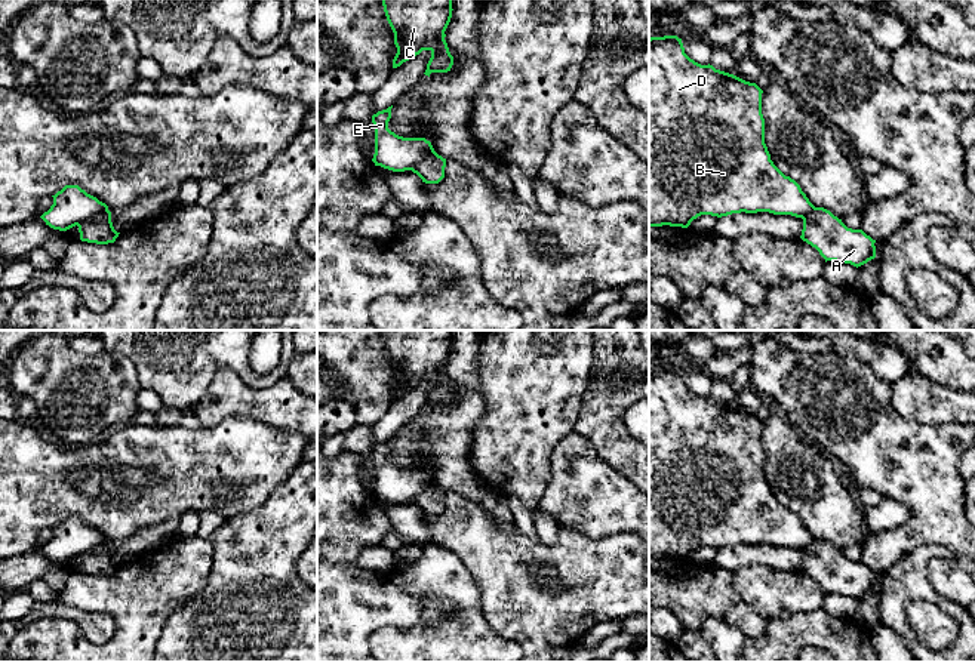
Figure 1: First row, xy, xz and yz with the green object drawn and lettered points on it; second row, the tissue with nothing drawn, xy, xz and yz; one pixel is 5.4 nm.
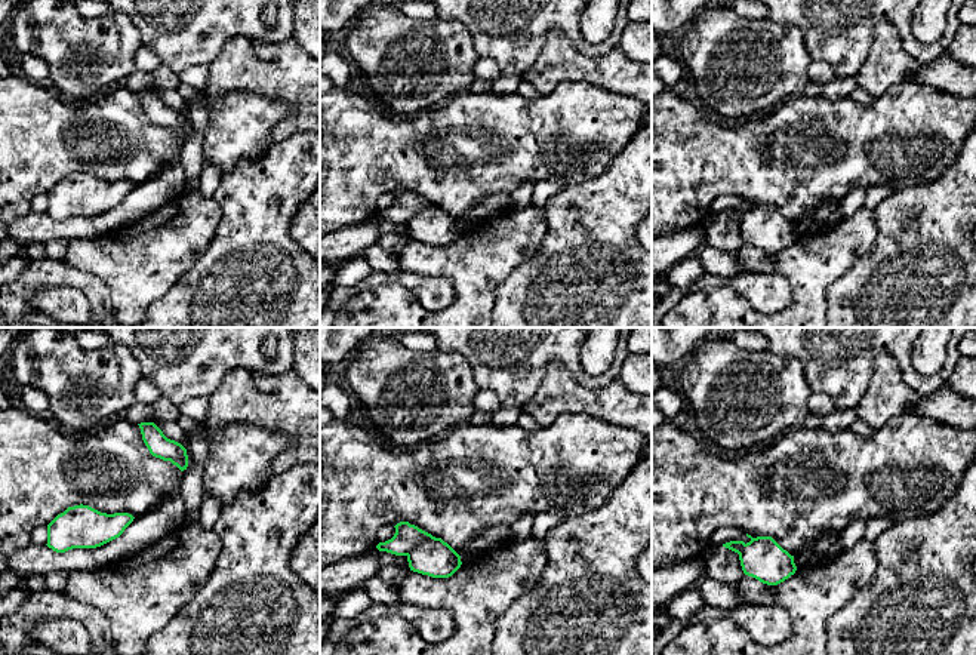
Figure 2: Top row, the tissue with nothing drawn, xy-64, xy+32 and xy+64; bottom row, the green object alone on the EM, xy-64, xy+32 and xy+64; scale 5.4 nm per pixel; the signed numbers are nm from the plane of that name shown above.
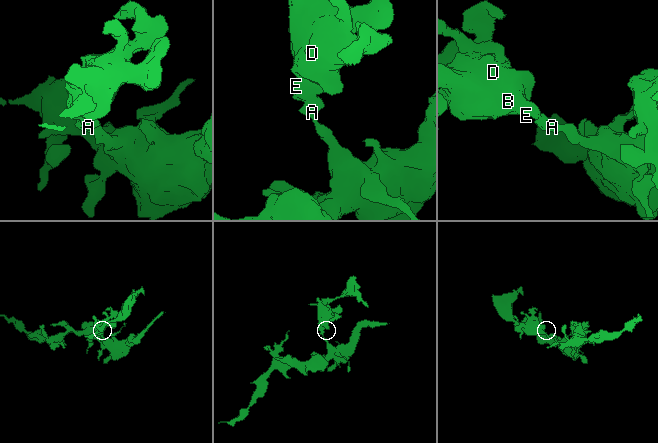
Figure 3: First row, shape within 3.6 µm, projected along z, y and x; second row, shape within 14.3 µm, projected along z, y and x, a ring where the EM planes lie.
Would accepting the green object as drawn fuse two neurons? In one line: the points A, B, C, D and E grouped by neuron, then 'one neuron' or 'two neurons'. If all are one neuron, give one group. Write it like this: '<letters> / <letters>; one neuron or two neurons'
A / B C D E; two neurons

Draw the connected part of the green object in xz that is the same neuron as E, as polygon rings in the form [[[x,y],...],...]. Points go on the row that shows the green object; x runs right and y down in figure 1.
[[[391,107],[372,116],[375,127],[375,166],[393,172],[410,170],[413,164],[437,154],[425,138],[403,138],[388,129]]]

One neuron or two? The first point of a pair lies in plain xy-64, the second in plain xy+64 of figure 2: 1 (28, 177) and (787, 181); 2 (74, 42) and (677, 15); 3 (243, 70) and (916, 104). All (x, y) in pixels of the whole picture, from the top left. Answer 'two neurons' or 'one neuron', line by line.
1: one neuron
2: two neurons
3: two neurons

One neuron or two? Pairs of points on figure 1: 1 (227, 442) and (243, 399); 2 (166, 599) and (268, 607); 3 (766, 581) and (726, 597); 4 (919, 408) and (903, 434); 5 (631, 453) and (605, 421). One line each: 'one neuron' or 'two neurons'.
1: two neurons
2: two neurons
3: two neurons
4: two neurons
5: one neuron

